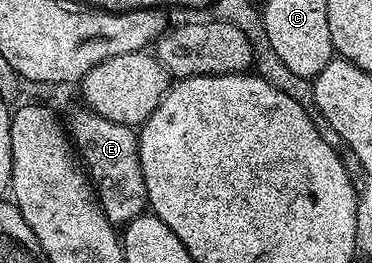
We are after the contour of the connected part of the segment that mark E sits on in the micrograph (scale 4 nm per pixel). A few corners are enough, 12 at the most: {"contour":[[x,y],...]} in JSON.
{"contour":[[73,108],[71,143],[108,222],[148,204],[131,125]]}

